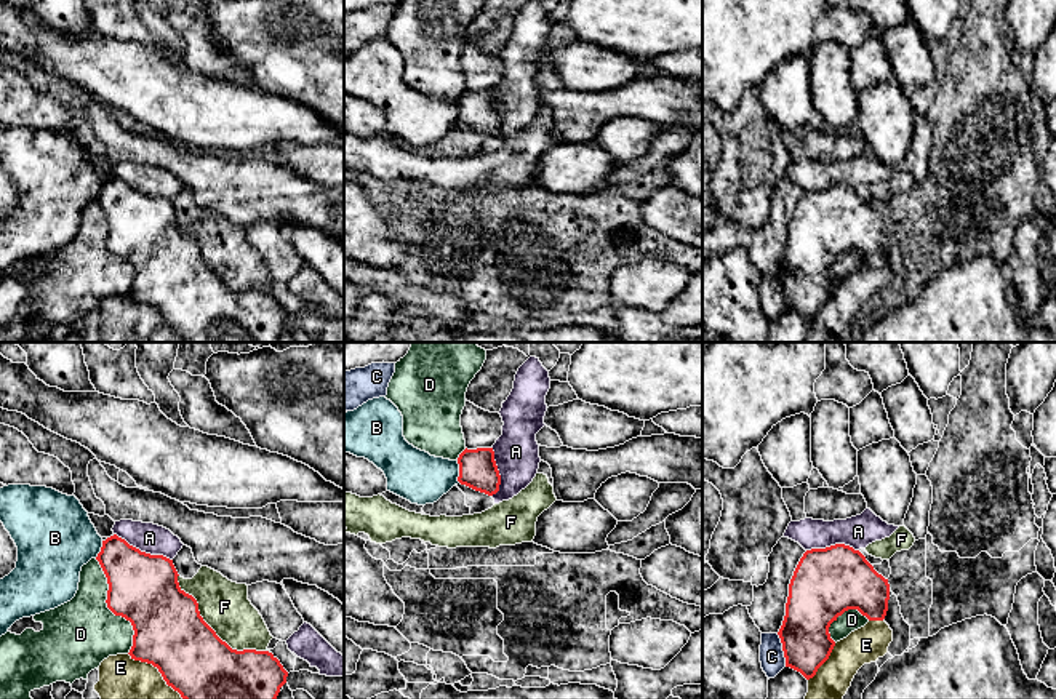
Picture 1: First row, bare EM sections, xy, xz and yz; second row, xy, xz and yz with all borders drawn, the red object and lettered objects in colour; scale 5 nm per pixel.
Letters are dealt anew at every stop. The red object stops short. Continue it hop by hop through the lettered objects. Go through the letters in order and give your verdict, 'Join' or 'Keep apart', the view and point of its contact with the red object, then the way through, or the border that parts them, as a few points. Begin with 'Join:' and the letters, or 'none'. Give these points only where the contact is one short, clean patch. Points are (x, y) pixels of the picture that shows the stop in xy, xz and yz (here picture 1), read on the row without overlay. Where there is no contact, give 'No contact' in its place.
Join: none
A: Keep apart. Touches red at xy (143, 194). Boundary: xy (114, 175), (141, 192), (162, 195), (172, 202)
B: Keep apart. Touches red at xz (460, 114). Boundary: xz (456, 103), (460, 123)
C: Keep apart. Touches red at yz (783, 291). Boundary: yz (776, 275), (786, 307)
D: Keep apart. Touches red at xy (111, 251)
E: Keep apart. Touches red at xy (159, 312)
F: Keep apart. Touches red at xy (213, 272)

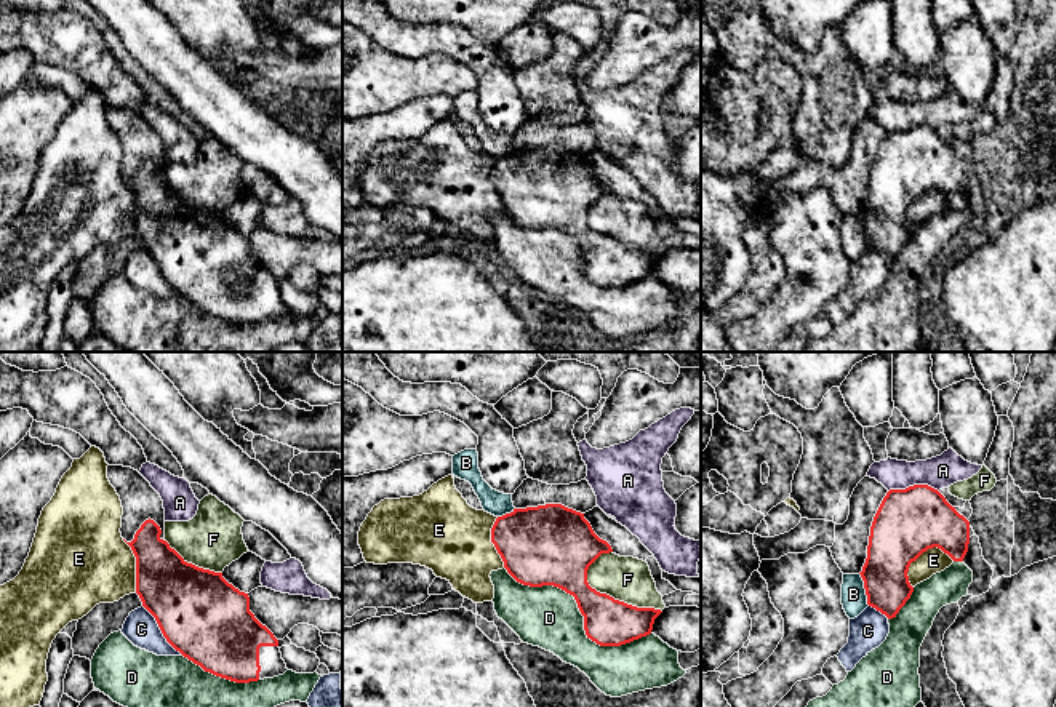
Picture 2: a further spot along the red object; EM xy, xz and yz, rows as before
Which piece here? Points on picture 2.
Join: none
A: Keep apart. Touches red at yz (914, 127). Boundary: yz (938, 131), (928, 127), (909, 127), (888, 133)
B: Keep apart. Touches red at yz (864, 229). Boundary: yz (860, 215), (869, 247)
C: Keep apart. Touches red at xy (160, 271)
D: Keep apart. Touches red at xz (581, 255)
E: Keep apart. Touches red at yz (924, 192)
F: Keep apart. Touches red at xz (616, 242)

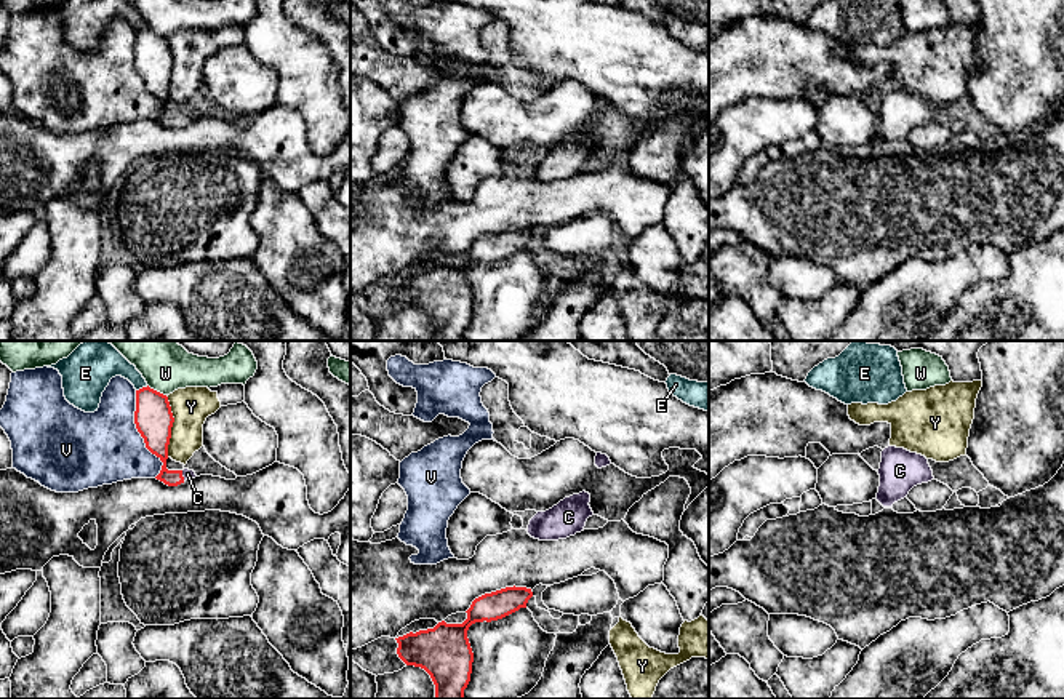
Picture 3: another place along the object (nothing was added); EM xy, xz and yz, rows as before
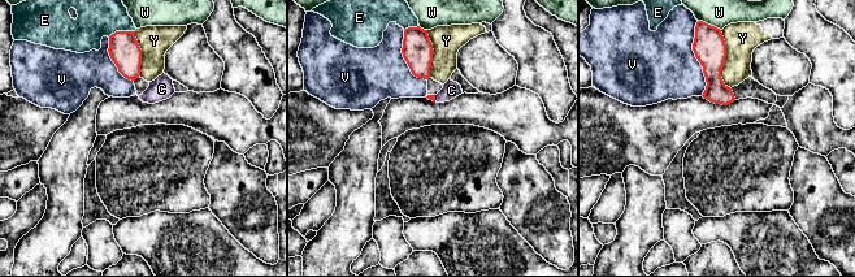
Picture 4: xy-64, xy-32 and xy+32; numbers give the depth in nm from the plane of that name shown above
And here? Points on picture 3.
Join: C
C: Join. Touches red at xy (181, 117). Path across: xy (157, 74), (164, 111), (181, 117), (188, 115)
E: Keep apart. Touches red at xy (143, 29). Boundary: xy (148, 27), (136, 32)
V: Keep apart. Touches red at xy (140, 74)
W: Keep apart. Touches red at xy (156, 32). Boundary: xy (148, 26), (165, 37)
Y: Keep apart. Touches red at xy (172, 67)

